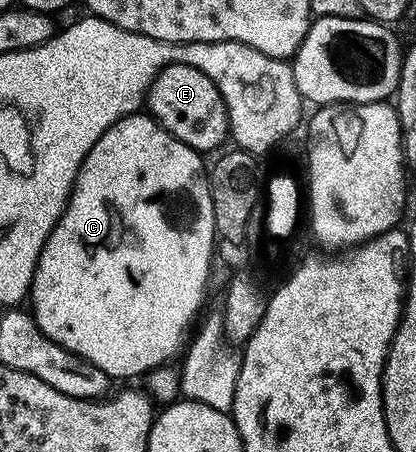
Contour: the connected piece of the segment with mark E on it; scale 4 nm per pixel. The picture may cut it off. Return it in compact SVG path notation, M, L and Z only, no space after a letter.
M175 62L173 66L163 68L150 85L145 105L150 106L149 117L159 122L176 140L188 144L193 150L217 151L219 149L217 146L222 141L227 141L230 132L230 114L226 111L226 105L216 84L212 84L212 80L208 80L208 76L200 72L200 68L192 68L184 62Z

